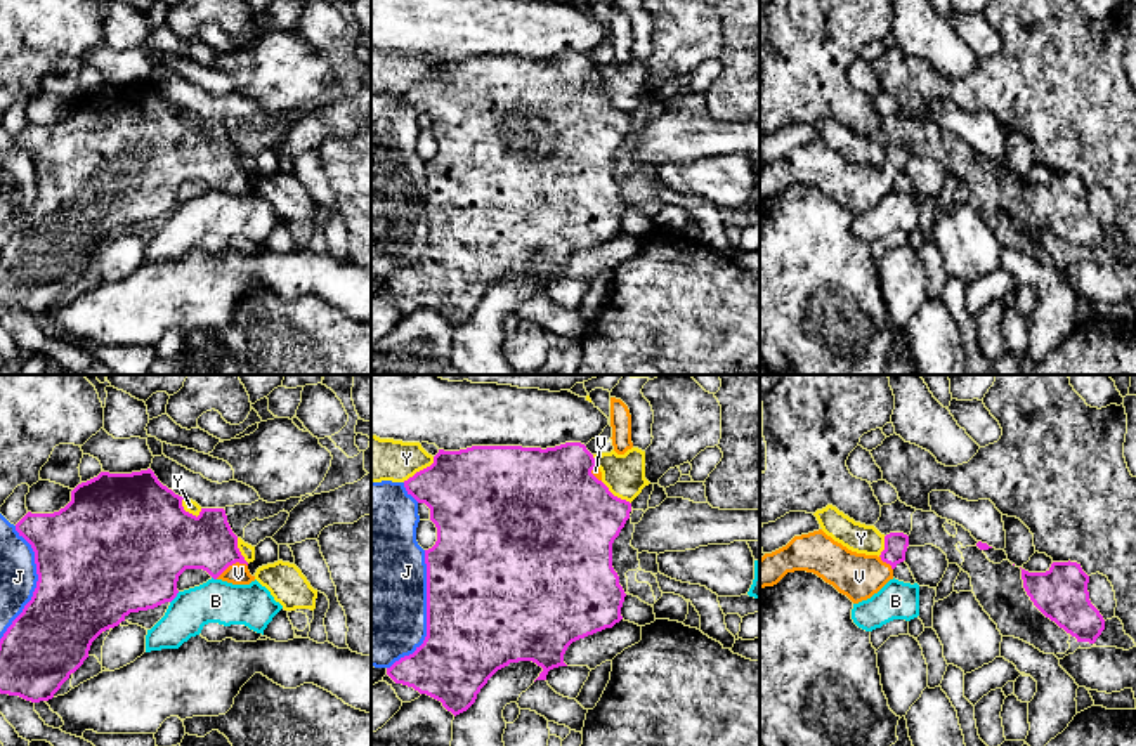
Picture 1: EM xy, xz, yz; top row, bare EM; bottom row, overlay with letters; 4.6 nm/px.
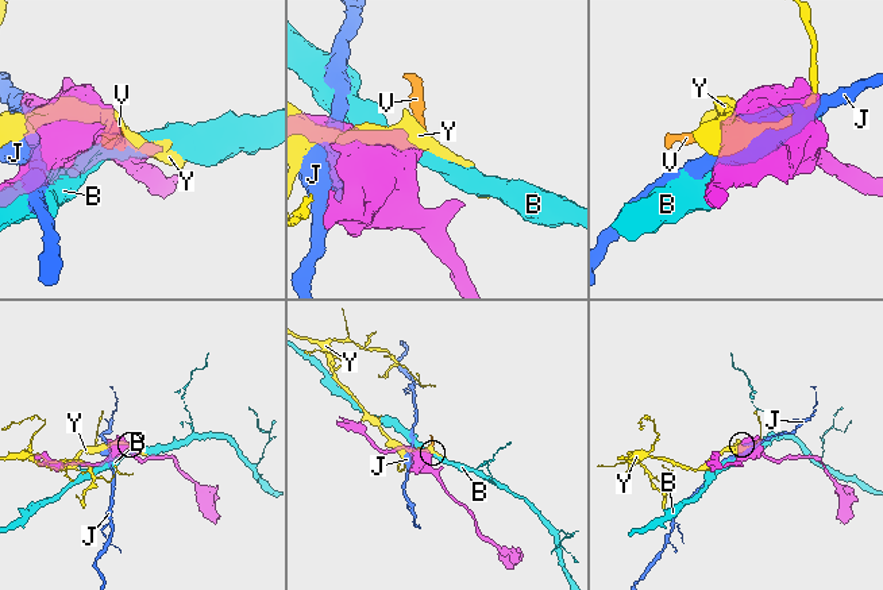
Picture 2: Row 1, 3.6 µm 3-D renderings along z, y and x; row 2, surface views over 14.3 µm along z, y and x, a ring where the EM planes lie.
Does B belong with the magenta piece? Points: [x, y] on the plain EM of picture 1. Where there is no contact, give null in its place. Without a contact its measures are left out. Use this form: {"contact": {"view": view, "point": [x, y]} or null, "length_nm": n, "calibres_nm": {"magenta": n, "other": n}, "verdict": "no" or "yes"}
{"contact": {"view": "xy", "point": [176, 207]}, "length_nm": 70, "calibres_nm": {"magenta": 440, "other": 200}, "verdict": "no"}

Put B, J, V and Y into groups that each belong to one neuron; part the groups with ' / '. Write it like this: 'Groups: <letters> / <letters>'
Groups: B / J / V / Y

